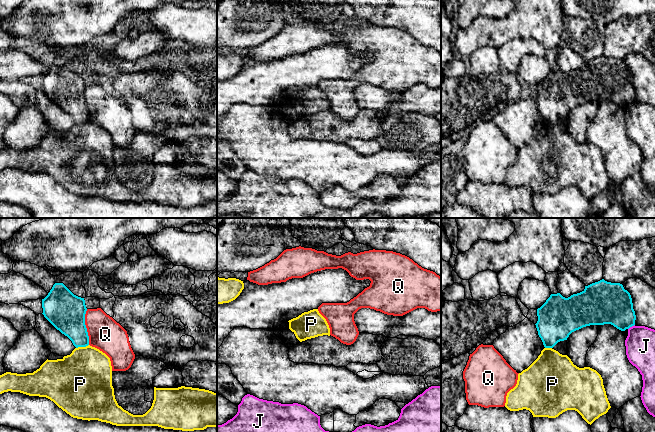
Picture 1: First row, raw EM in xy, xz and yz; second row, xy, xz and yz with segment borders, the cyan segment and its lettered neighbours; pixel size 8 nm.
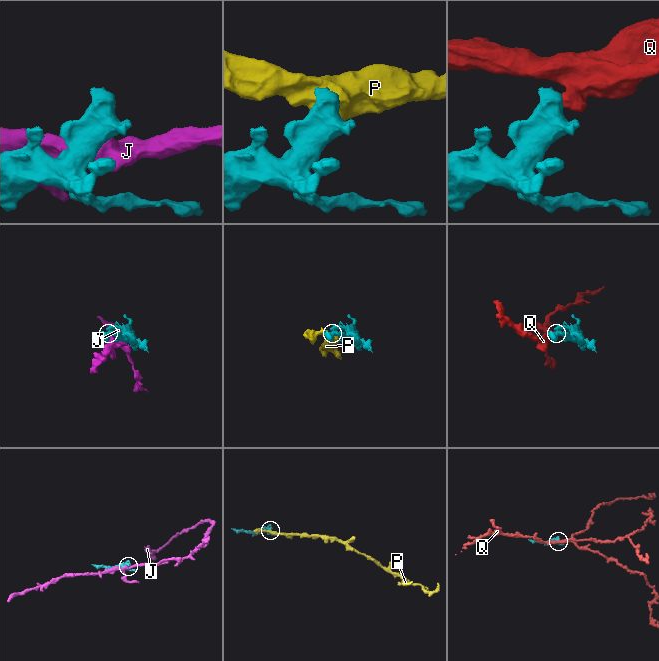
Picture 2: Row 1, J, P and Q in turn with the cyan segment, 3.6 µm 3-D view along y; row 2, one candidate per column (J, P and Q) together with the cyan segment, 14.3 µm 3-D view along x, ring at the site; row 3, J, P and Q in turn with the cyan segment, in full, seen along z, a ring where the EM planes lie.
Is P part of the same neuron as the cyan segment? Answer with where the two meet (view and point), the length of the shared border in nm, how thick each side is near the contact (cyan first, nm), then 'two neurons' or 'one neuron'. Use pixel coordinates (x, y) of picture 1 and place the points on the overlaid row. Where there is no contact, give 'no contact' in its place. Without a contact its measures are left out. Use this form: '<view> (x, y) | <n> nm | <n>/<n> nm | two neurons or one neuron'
xy (82, 346) | 110 nm | 260/440 nm | two neurons

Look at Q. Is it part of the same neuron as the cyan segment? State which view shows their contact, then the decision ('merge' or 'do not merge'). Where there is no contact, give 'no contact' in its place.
meets cyan in xy; do not merge

